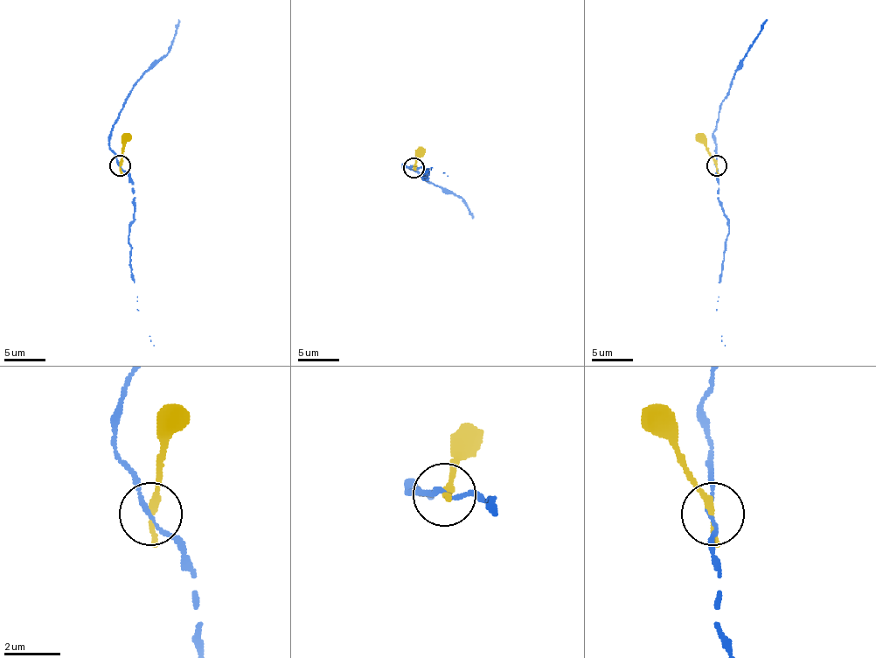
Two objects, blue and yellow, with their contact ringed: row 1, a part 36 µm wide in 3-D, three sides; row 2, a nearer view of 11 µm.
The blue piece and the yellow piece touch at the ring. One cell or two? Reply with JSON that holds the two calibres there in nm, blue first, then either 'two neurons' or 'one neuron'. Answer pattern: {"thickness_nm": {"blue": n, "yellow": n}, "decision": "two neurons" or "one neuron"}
{"thickness_nm": {"blue": 140, "yellow": 280}, "decision": "two neurons"}

